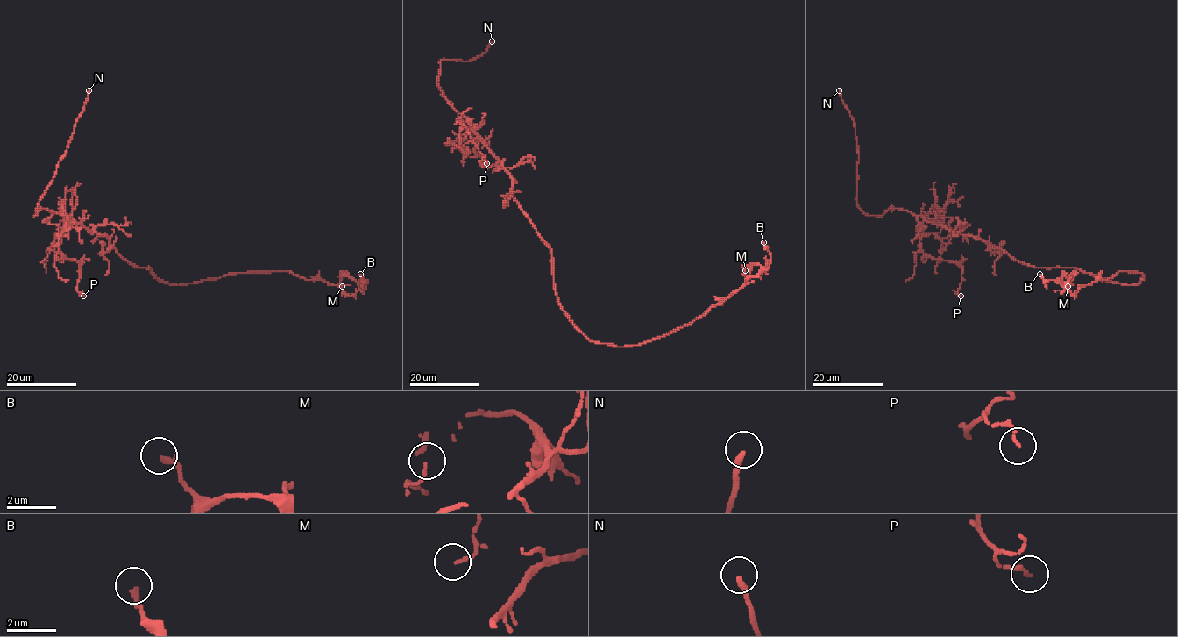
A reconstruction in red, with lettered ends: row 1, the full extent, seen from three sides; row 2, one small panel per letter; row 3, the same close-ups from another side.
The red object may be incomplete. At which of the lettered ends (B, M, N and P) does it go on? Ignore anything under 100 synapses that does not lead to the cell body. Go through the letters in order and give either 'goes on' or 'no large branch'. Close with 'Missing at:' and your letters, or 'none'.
B: no large branch
M: no large branch
N: goes on
P: no large branch
Missing at: N

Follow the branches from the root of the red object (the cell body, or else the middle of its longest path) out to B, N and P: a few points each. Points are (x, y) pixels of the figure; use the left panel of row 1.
B: (140, 268), (174, 284), (291, 271), (337, 284), (347, 295), (365, 289), (367, 280), (360, 274)
N: (140, 268), (111, 248), (105, 235), (92, 233), (68, 216), (40, 208), (34, 216), (67, 150), (88, 90)
P: (140, 268), (111, 248), (105, 235), (69, 221), (59, 250), (81, 262), (77, 290), (83, 296)

